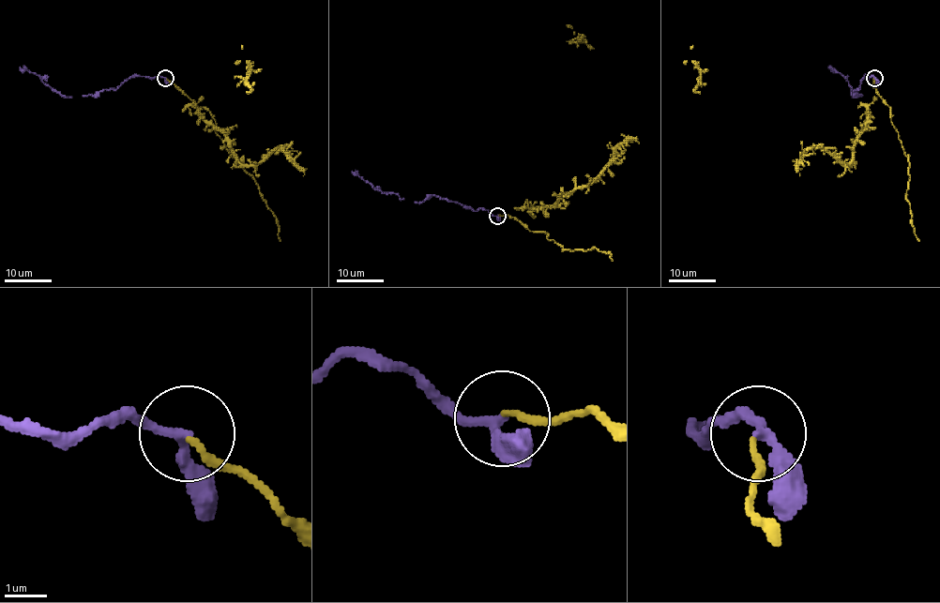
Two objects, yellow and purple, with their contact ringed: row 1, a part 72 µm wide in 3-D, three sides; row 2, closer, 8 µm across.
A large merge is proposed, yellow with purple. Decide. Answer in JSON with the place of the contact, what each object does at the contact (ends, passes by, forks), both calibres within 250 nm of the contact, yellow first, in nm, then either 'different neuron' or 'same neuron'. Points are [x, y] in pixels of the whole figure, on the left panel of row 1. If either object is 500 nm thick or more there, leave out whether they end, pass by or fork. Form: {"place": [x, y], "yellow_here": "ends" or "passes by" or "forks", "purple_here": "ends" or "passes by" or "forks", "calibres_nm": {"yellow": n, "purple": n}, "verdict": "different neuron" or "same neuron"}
{"place": [165, 78], "yellow_here": "ends", "purple_here": "passes by", "calibres_nm": {"yellow": 160, "purple": 240}, "verdict": "same neuron"}

